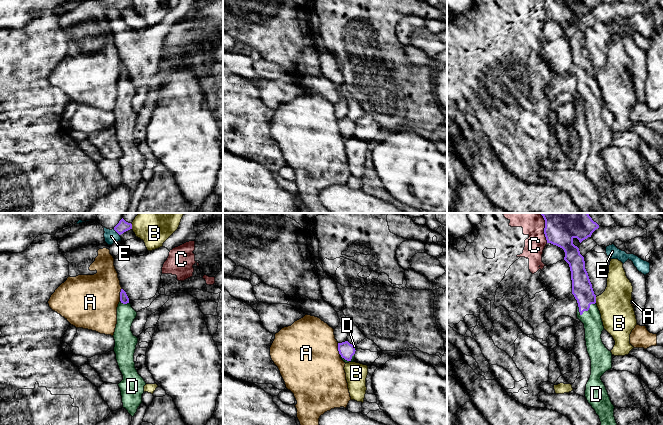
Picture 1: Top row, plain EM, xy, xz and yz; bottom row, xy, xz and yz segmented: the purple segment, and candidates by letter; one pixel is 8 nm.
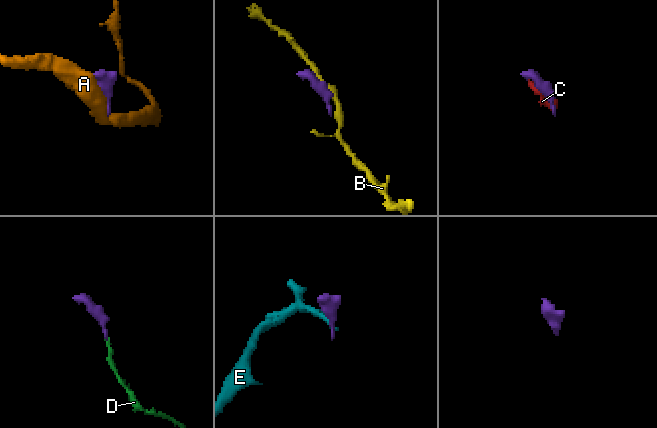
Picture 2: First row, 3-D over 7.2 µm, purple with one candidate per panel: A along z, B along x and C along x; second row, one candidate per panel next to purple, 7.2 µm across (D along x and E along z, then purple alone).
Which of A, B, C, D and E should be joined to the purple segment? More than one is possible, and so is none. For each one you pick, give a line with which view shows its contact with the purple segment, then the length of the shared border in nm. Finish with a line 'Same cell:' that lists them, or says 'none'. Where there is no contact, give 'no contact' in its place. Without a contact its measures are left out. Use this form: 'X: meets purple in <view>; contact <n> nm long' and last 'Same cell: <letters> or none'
D: meets purple in yz; contact 170 nm long
Same cell: D

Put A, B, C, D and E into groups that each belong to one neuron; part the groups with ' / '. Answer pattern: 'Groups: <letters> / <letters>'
Groups: A / B / C / D / E

